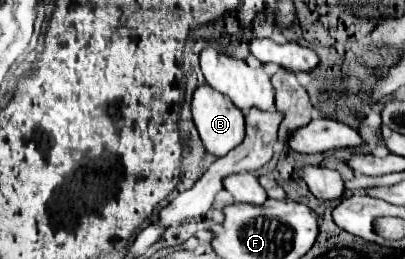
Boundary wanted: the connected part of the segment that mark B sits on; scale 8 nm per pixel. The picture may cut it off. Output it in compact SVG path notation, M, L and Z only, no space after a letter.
M199 86L193 94L193 104L191 104L191 112L193 112L193 122L199 130L199 136L203 140L203 146L205 150L215 156L215 158L221 158L225 156L227 152L231 152L233 148L237 148L241 144L241 140L245 140L245 118L243 118L243 112L239 108L233 106L233 102L215 92L211 86Z

